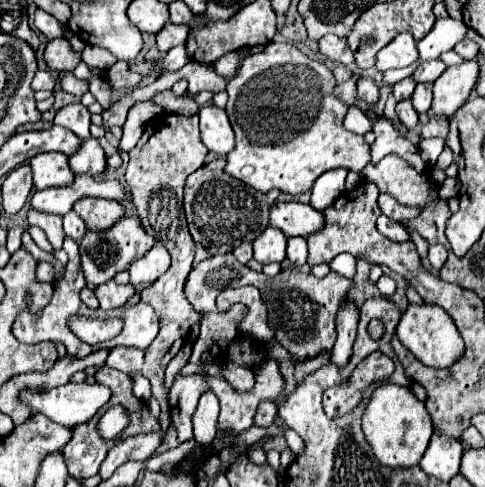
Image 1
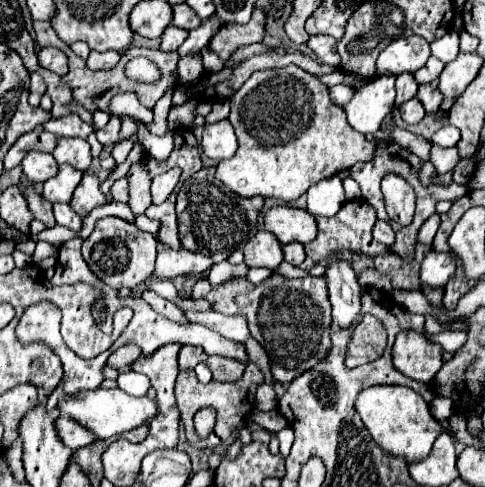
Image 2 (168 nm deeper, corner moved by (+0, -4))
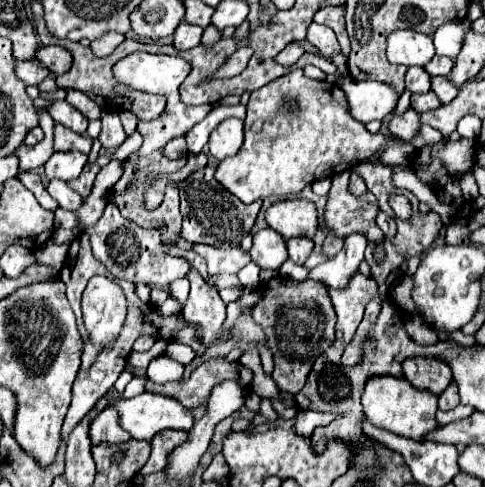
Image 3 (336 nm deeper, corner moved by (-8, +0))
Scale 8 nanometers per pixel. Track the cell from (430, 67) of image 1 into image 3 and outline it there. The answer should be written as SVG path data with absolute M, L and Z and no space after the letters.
M434 56L424 68L426 68L426 72L430 76L444 76L444 74L450 74L452 64L454 62L450 58L446 58L446 56Z

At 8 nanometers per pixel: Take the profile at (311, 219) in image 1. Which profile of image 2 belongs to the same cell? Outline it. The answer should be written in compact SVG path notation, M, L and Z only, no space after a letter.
M274 206L264 214L264 226L272 232L282 244L300 242L308 244L316 238L318 224L316 218L302 208Z

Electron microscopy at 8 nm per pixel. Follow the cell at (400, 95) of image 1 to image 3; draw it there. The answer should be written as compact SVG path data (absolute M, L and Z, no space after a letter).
M412 66L406 72L406 88L410 92L420 92L420 94L428 92L430 90L430 80L432 80L430 74L420 66Z

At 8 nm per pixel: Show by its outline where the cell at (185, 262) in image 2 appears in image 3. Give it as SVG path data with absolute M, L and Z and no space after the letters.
M196 244L194 252L198 252L206 262L208 262L208 274L236 274L240 268L244 268L250 262L250 254L246 250L238 248L214 248L214 246L204 246Z

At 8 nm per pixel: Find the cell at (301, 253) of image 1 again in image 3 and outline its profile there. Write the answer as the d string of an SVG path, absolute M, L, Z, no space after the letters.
M290 238L286 240L286 246L290 260L294 260L296 264L304 264L314 248L314 242L310 238Z

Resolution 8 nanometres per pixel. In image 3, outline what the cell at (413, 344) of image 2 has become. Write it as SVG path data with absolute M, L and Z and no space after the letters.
M408 358L402 364L404 378L416 388L426 390L434 396L440 396L452 382L452 372L444 362L438 362L436 358Z

